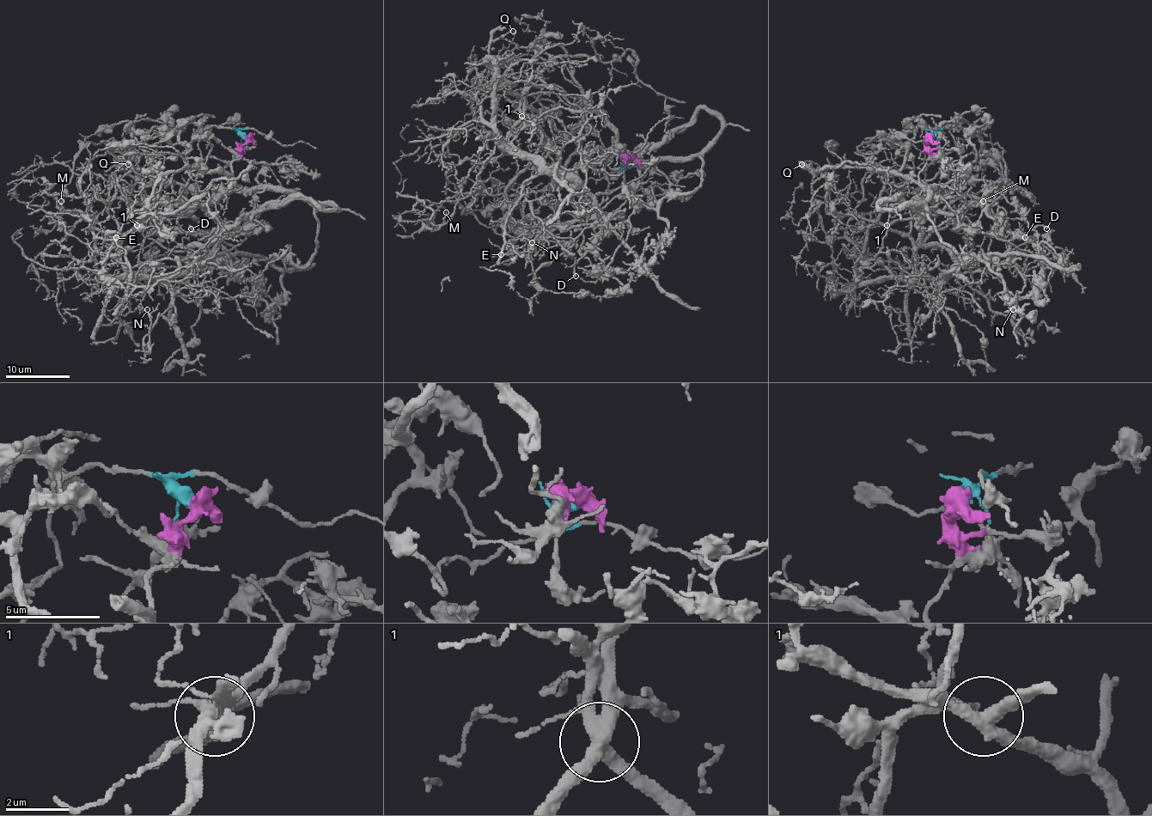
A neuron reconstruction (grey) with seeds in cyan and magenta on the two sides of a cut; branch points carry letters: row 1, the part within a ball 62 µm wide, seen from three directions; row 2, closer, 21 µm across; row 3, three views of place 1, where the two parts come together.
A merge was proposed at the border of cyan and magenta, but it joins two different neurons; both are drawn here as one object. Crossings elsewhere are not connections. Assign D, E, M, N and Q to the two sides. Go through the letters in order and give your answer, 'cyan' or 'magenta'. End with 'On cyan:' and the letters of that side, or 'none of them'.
D: magenta
E: magenta
M: magenta
N: magenta
Q: magenta
On cyan: none of them

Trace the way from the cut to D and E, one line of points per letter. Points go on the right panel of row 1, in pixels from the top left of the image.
D: (929, 137), (918, 183), (938, 210), (960, 213), (976, 205), (1007, 239), (1037, 226), (1046, 229)
E: (929, 137), (918, 183), (935, 207), (983, 208), (959, 221), (973, 272), (1022, 270), (1024, 237)

